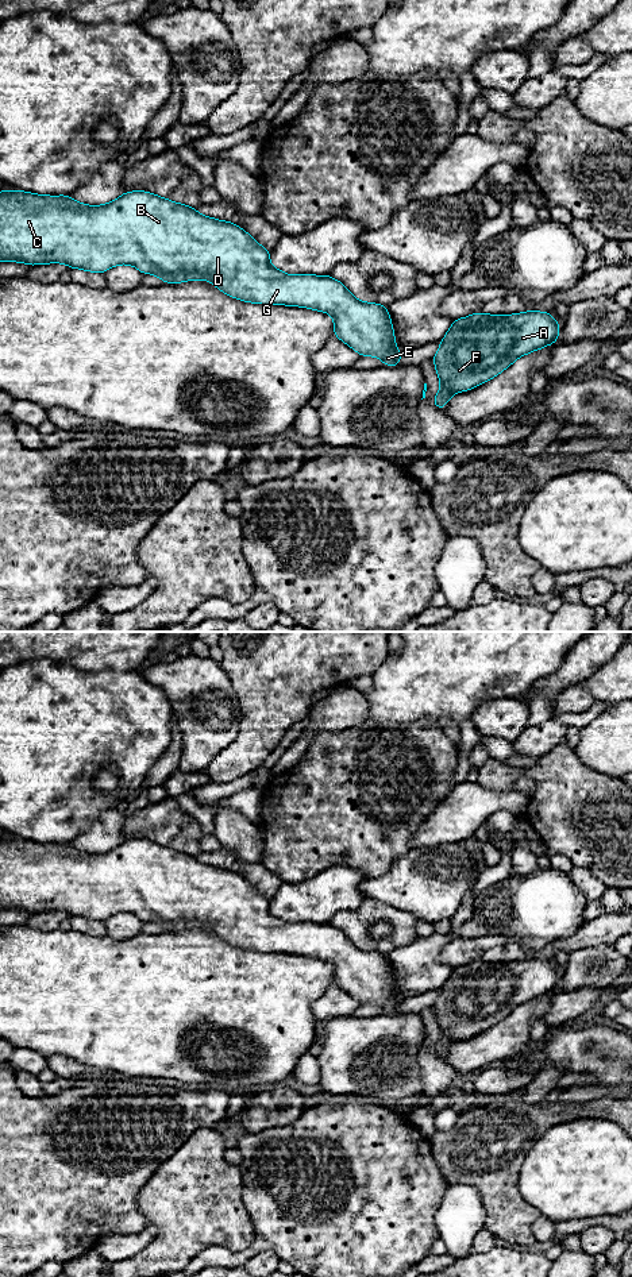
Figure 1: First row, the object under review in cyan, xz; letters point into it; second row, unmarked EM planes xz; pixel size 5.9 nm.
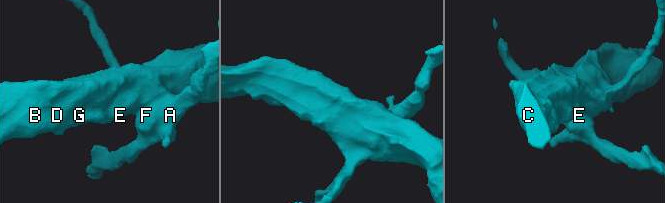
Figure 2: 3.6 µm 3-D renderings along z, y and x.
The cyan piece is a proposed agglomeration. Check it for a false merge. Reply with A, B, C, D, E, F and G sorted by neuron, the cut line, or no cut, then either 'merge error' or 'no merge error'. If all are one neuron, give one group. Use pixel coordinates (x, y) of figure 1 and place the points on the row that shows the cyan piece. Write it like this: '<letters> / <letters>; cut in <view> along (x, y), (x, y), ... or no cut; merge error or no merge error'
A F / B C D E G; cut in xz along (440, 378), (457, 392); merge error

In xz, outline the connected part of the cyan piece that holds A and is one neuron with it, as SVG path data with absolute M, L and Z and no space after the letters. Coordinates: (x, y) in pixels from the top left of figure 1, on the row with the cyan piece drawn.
M477 312L452 320L432 360L436 374L456 393L493 379L520 356L556 344L560 323L550 312L516 315Z

